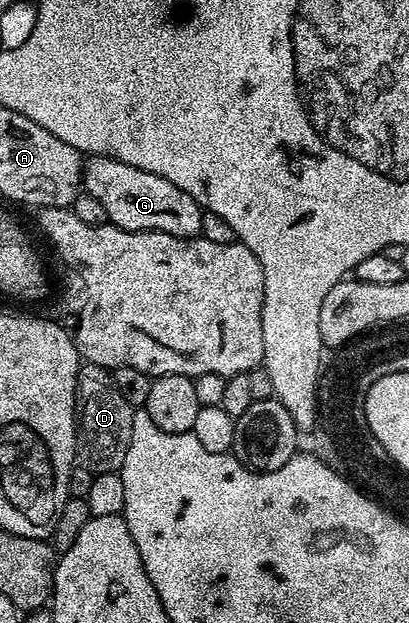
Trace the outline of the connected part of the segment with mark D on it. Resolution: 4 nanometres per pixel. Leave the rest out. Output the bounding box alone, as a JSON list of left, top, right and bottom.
[74,365,135,475]

